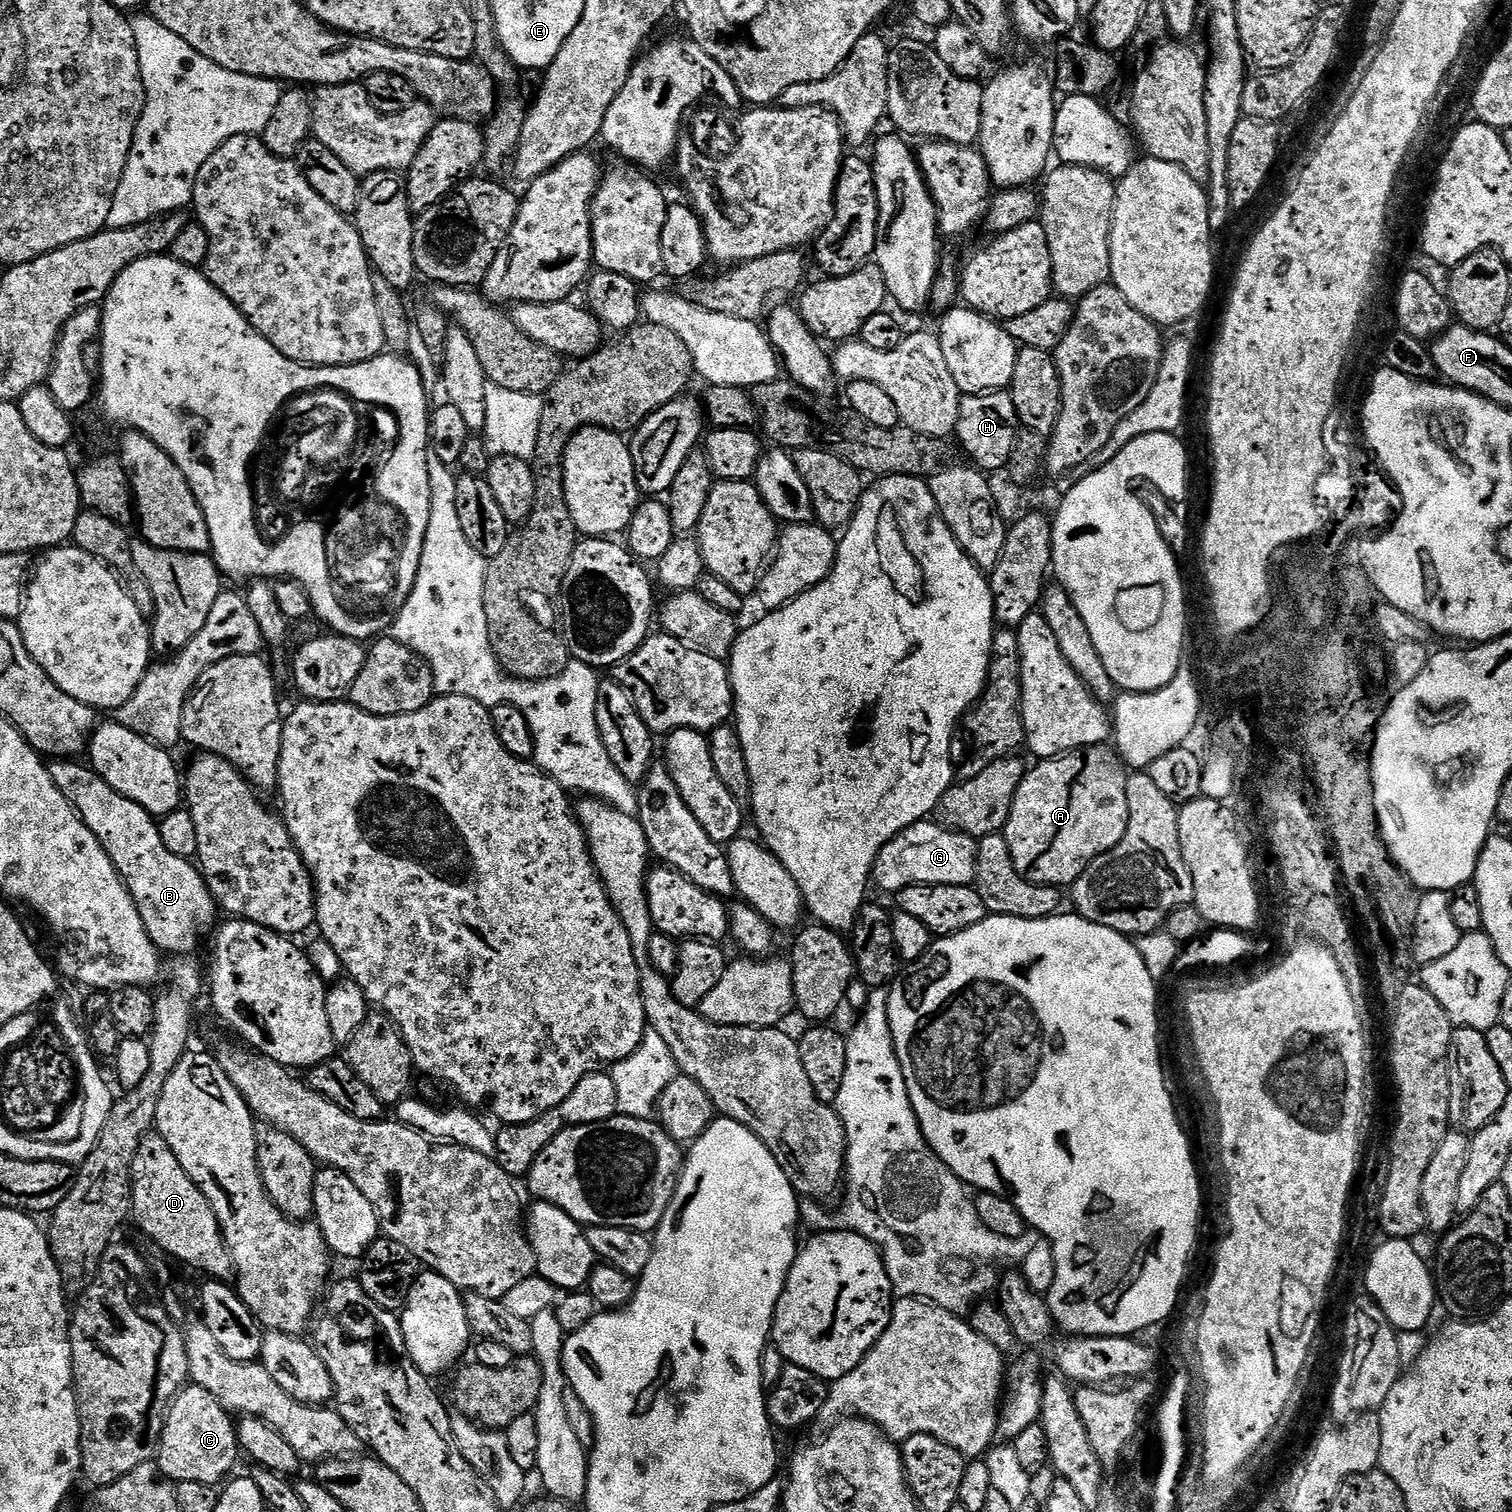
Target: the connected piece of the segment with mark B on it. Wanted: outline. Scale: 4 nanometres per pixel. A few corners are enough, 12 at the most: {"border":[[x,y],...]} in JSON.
{"border":[[91,767],[54,786],[104,847],[164,954],[217,923],[199,867]]}

